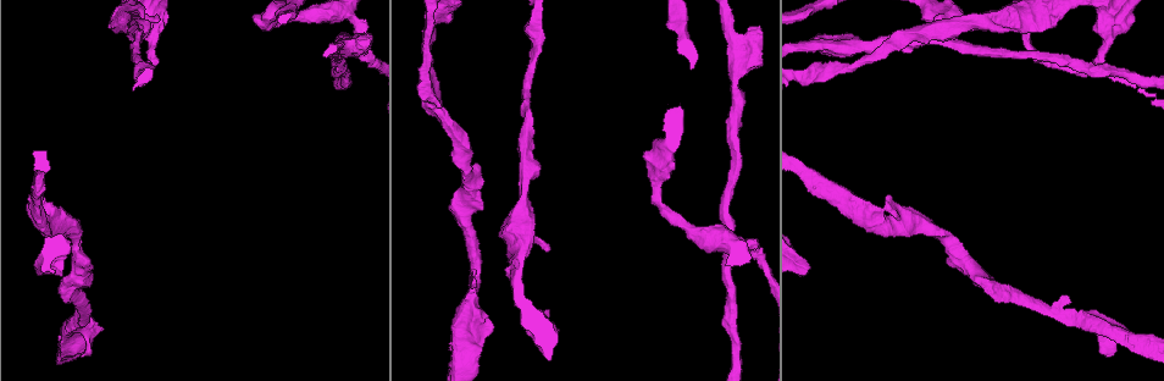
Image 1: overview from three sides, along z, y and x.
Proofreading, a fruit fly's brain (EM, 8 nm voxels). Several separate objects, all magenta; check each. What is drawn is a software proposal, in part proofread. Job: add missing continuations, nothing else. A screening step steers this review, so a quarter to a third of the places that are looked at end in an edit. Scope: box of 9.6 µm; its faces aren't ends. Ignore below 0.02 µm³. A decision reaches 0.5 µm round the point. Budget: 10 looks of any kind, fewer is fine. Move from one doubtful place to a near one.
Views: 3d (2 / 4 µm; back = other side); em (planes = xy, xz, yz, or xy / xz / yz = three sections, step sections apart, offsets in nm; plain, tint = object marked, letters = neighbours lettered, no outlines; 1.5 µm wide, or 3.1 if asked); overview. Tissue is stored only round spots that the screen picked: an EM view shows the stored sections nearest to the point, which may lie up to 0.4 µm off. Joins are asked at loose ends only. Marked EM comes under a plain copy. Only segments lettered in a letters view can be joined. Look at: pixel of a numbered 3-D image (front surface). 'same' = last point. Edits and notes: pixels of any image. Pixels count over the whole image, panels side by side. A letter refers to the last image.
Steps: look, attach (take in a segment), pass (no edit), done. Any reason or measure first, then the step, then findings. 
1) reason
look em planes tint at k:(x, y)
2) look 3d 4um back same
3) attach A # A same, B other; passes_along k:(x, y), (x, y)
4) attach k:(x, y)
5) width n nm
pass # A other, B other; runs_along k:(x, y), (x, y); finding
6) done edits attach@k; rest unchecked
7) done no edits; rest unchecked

branch stops here
look 3d 4um back at 1:(155, 65)

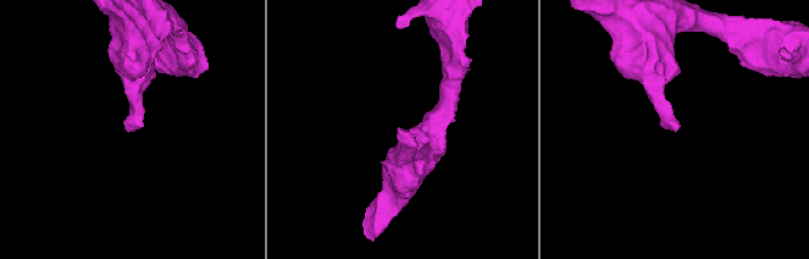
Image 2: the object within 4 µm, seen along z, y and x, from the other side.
need the tissue
look em 3.1um planes letters at 2:(128, 132)

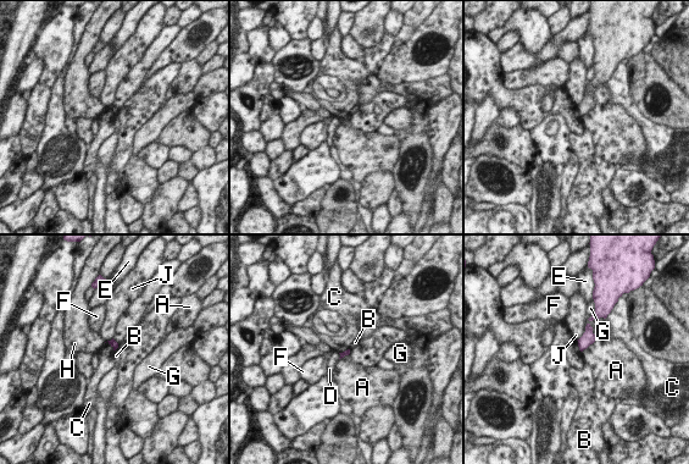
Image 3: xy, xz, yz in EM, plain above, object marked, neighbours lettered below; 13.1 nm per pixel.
longest_contact A 240 nm
pass # A other, B other, C other, D other, E other, F other, G other, H other, J other; none of them fits

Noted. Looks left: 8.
tapers out
look em planes letters at 1:(160, 19)

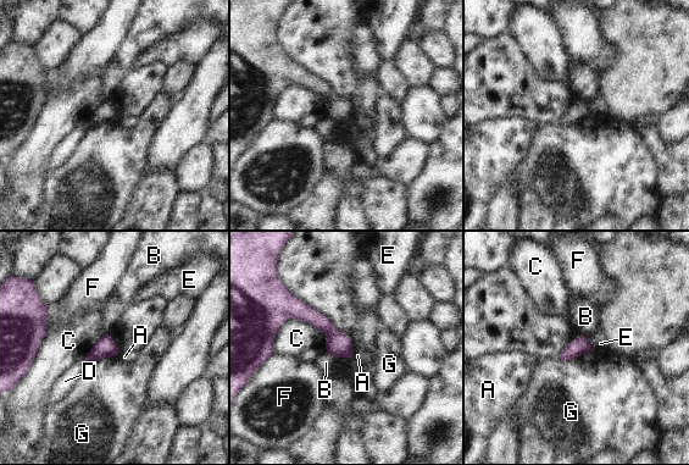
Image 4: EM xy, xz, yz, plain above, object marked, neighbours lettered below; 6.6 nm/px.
longest_contact C 380 nm
pass # A other, B other, C other, D other, E other, F other, G other; runs_along 4:(295, 306), (317, 319), (349, 352); no lettered segment goes on from it

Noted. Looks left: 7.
thick end
look em xy step 8 letters at 1:(370, 44)

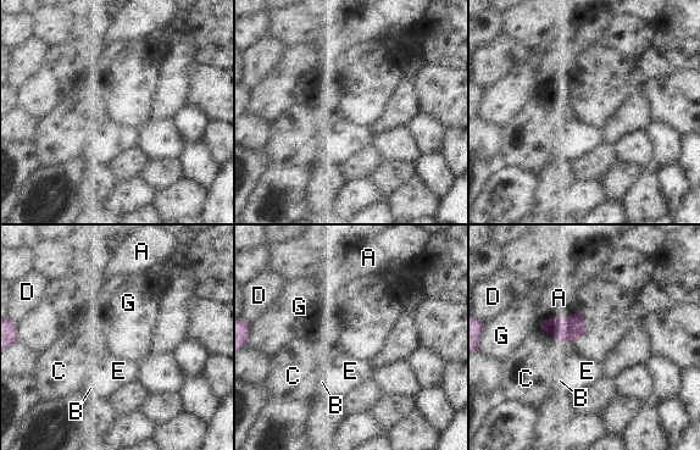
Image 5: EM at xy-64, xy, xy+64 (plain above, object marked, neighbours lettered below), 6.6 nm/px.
look em planes letters same

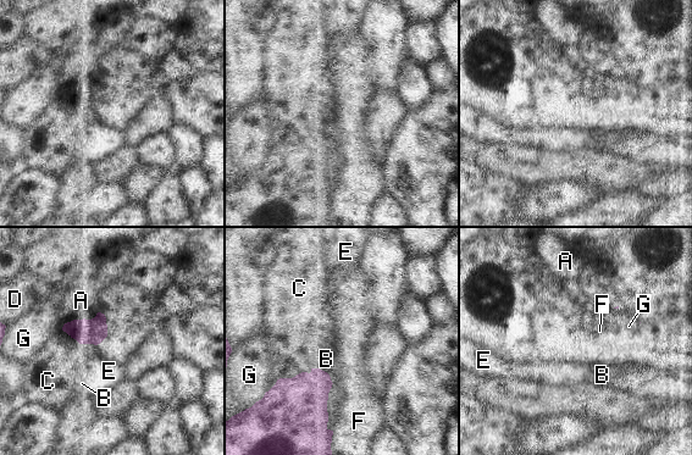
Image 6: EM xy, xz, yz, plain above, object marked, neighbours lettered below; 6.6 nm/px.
pass # A other, B other, C other, D other, E other, F other, G other; border 6:(98, 311), (104, 315), (106, 325); none of them fits

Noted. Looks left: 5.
free end
look em xz step 4 letters at 1:(809, 267)

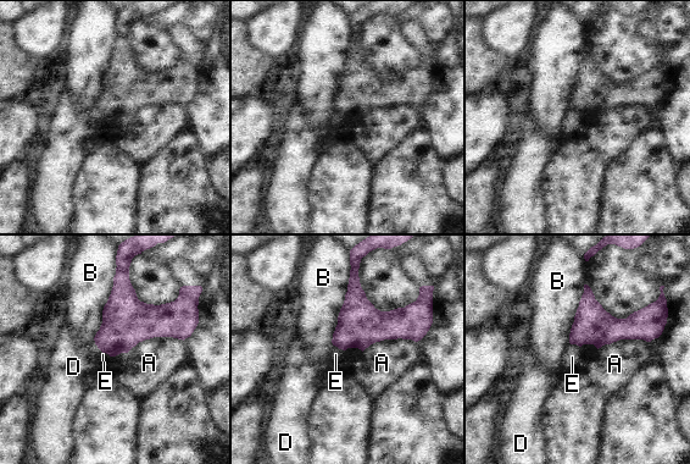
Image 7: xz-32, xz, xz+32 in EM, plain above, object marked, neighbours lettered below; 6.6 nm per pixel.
pass # A other, B other, D other, E other; border 7:(183, 340), (150, 337), (126, 353); none of them fits

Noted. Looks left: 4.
done no edits; rest unchecked

